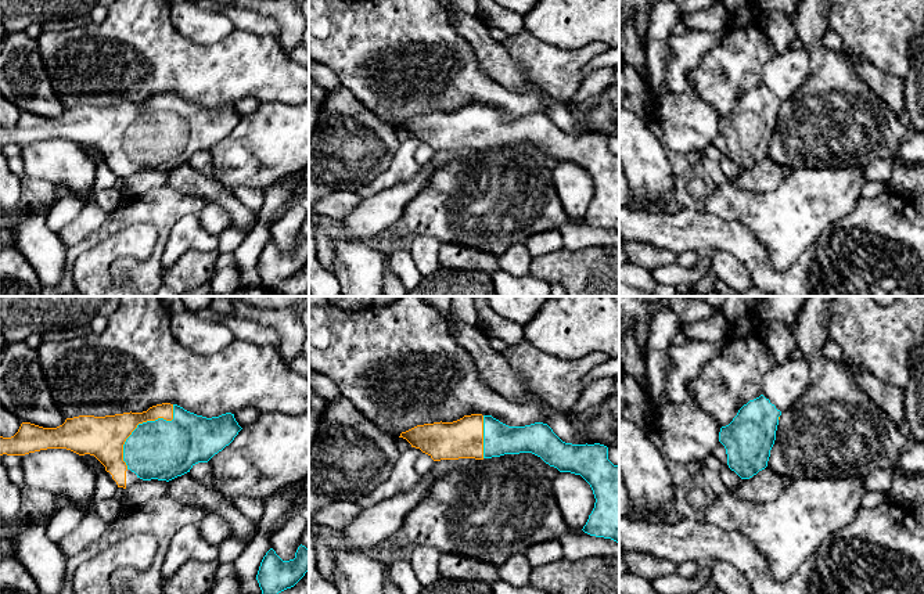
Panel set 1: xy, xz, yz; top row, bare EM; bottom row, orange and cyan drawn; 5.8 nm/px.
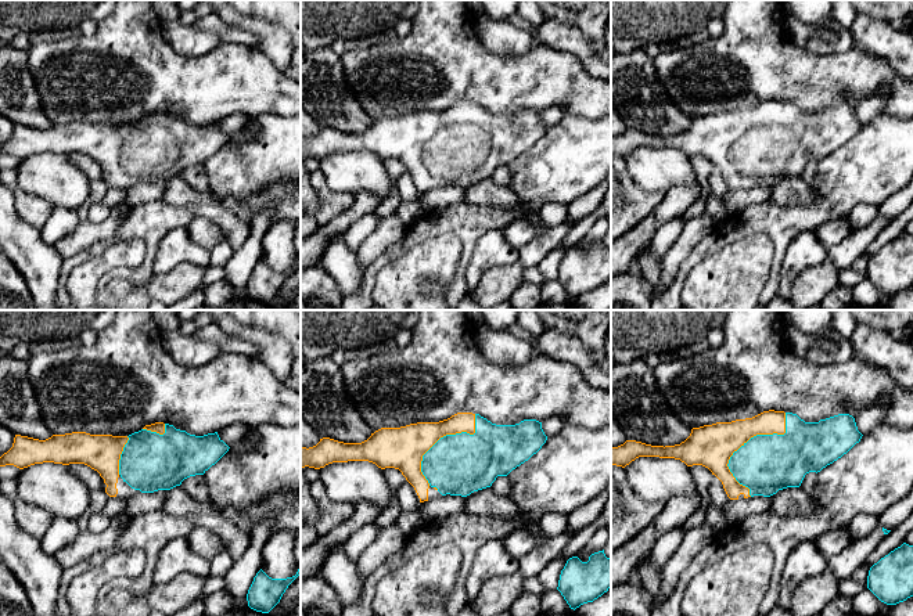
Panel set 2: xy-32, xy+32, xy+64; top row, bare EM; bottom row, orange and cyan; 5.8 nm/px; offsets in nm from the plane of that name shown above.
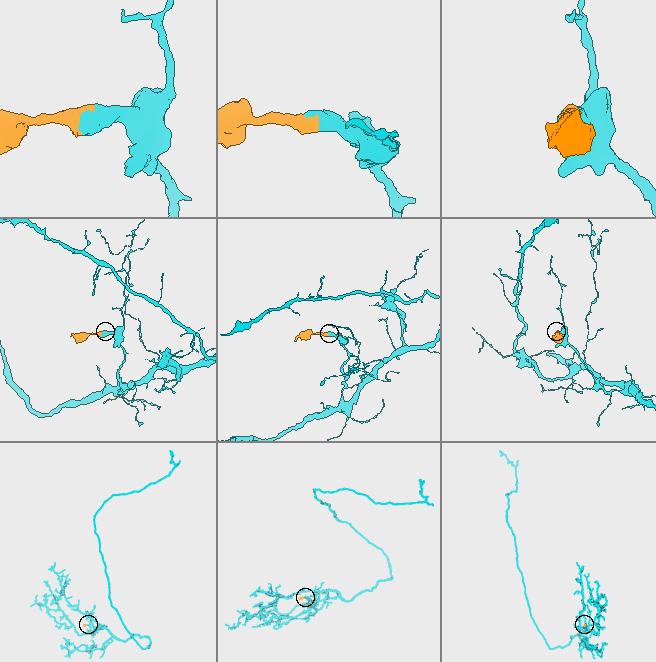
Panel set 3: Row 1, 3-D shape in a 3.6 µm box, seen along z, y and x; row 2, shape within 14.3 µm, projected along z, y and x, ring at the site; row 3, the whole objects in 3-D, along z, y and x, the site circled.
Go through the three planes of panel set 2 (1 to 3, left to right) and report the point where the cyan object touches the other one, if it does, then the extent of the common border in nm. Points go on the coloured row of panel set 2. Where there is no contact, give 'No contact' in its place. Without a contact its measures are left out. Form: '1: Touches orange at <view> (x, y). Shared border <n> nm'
1: Touches orange at xy-32 (119, 456). Shared border 240 nm
2: Touches orange at xy+32 (442, 436). Shared border 500 nm
3: Touches orange at xy+64 (746, 442). Shared border 550 nm

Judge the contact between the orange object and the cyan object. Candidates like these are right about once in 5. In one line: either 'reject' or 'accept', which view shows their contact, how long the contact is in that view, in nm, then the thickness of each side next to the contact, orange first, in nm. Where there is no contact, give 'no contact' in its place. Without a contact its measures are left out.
accept; meets orange in xy; contact 460 nm long; 240 nm thick on the orange side, 340 nm on the other

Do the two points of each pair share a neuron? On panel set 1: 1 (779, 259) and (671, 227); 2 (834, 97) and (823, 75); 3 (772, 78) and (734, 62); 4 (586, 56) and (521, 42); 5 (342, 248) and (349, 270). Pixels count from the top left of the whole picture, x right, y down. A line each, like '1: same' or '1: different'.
1: different
2: same
3: different
4: same
5: same

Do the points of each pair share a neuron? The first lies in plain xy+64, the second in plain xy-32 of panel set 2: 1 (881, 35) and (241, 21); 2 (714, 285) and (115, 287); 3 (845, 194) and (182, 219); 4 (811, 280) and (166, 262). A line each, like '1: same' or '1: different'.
1: different
2: different
3: same
4: different

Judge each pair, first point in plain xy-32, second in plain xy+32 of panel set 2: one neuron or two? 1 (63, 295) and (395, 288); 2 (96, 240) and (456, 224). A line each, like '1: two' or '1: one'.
1: two
2: two

